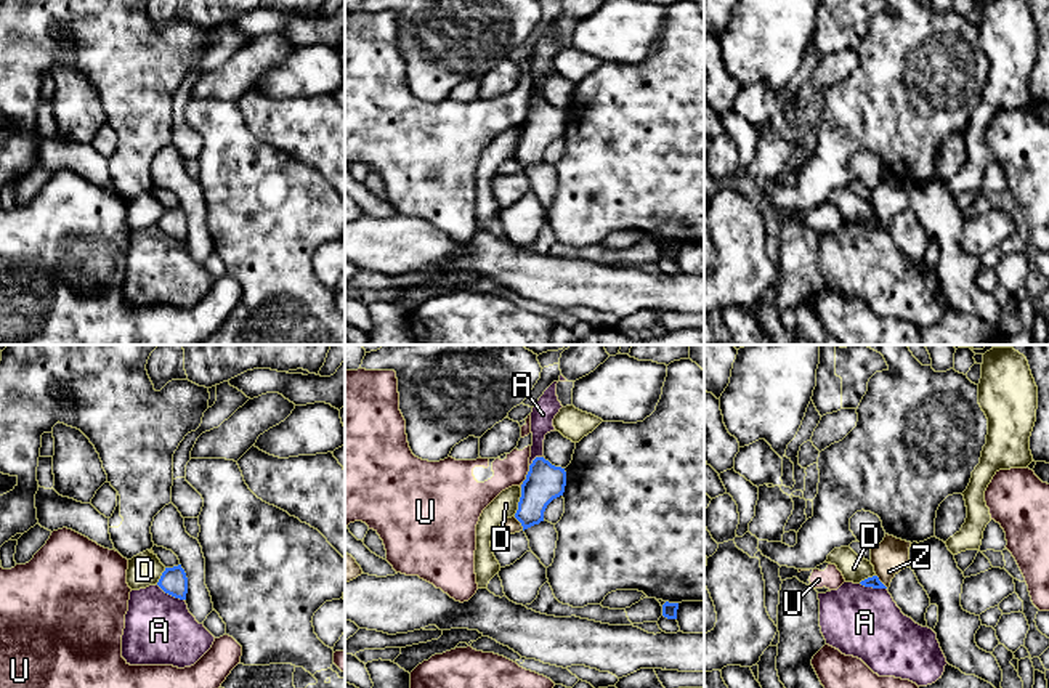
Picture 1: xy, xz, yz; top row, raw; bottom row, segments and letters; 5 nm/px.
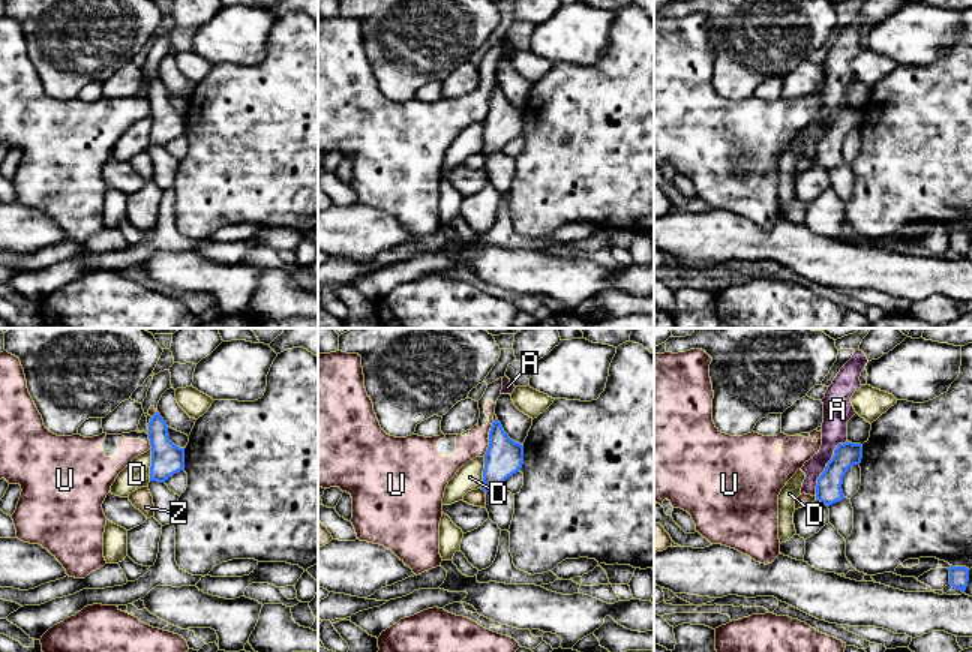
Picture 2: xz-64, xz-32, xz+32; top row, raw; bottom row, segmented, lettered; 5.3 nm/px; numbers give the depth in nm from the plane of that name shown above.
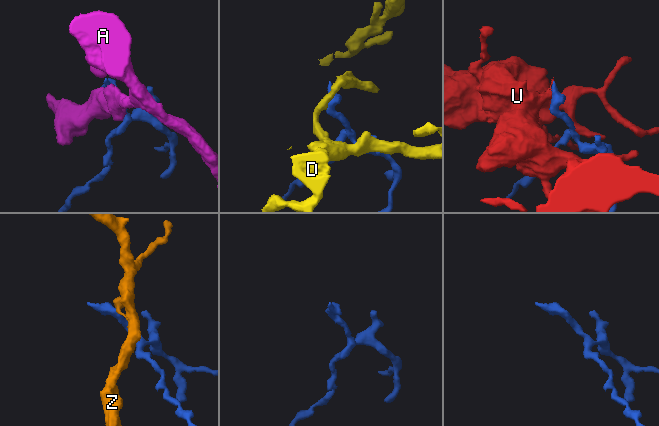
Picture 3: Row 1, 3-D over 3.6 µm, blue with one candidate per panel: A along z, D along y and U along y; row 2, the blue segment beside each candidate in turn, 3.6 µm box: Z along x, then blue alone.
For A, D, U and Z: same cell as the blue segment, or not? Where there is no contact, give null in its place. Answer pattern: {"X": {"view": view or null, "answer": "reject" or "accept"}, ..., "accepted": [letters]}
{"A": {"view": "xy", "answer": "reject"}, "D": {"view": "xz", "answer": "reject"}, "U": {"view": "xz", "answer": "reject"}, "Z": {"view": "xz", "answer": "reject"}, "accepted": []}

